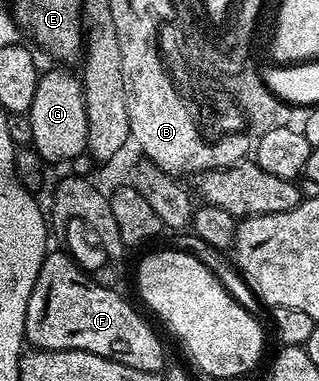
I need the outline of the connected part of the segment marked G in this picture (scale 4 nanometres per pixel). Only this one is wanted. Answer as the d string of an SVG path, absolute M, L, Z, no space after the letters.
M52 66L47 70L41 71L38 90L34 90L34 102L30 110L26 113L28 128L32 131L32 144L36 147L36 152L48 164L64 164L67 160L76 160L81 155L85 155L88 147L86 138L86 98L84 97L84 86L79 75L67 72L67 67Z

